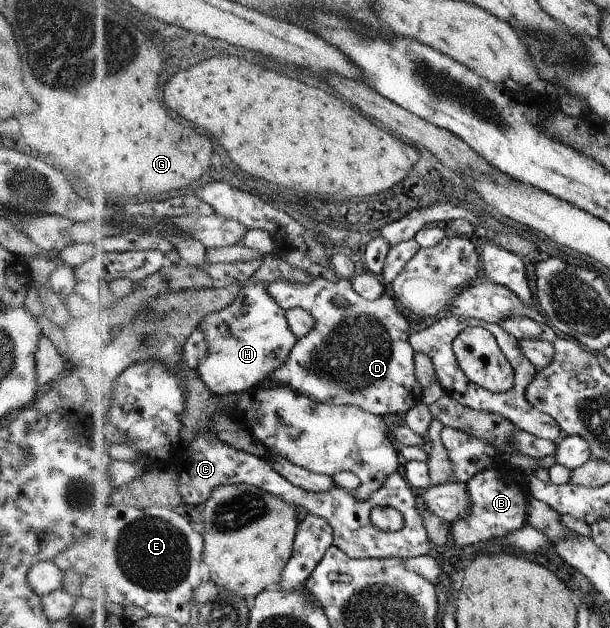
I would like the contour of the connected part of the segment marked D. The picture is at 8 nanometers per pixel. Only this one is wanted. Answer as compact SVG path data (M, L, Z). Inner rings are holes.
M319 277L311 284L291 284L287 280L279 280L270 284L269 292L273 298L285 308L307 308L315 318L317 326L313 332L299 339L295 345L287 364L277 370L273 376L266 377L262 382L263 388L273 386L291 386L301 394L317 402L337 402L341 405L359 406L365 412L375 416L385 414L400 414L411 410L417 403L421 403L421 388L415 382L413 370L413 349L410 340L407 340L407 320L397 310L395 302L387 296L387 291L377 300L367 300L355 292L348 280L332 282L327 278ZM337 298L343 298L347 304L339 306Z

